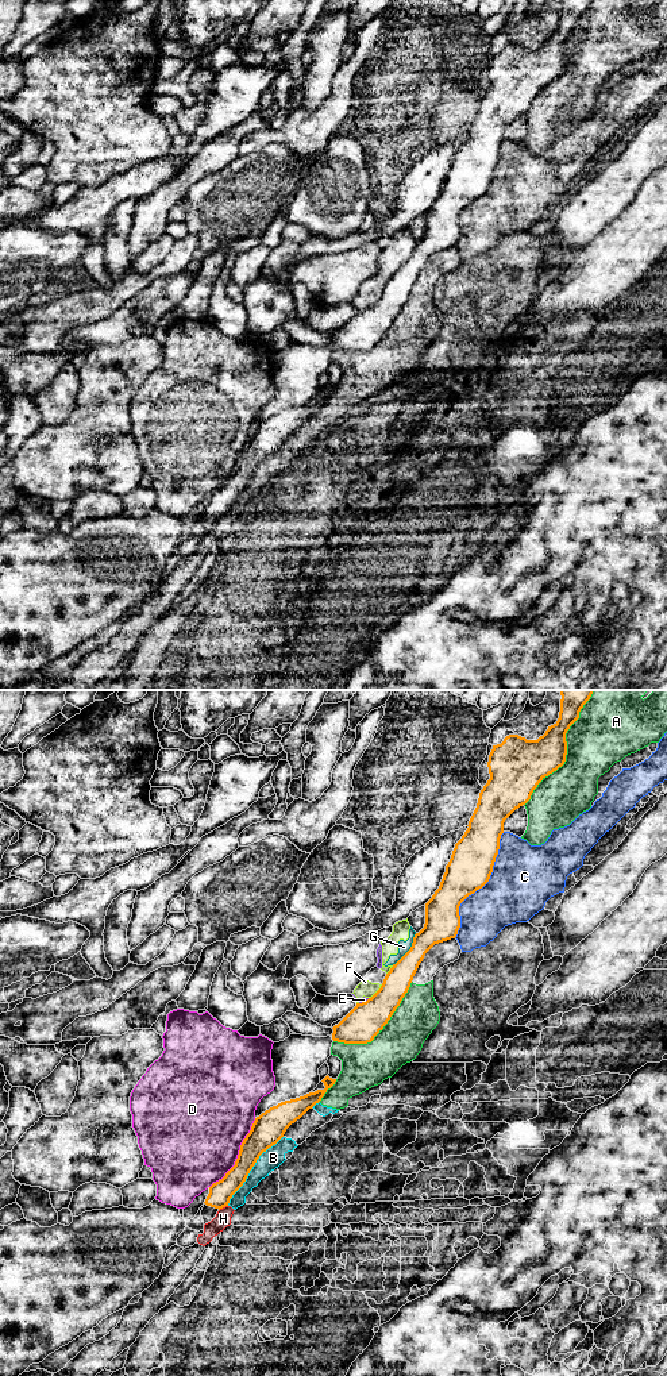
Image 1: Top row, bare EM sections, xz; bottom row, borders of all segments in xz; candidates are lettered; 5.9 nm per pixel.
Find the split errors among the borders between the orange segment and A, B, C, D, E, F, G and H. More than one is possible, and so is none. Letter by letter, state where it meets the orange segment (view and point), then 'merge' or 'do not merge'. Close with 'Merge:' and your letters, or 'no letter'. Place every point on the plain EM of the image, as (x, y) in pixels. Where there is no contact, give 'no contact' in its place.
A: meets orange in xz at (566, 60); do not merge
B: meets orange in xz at (251, 477); do not merge
C: meets orange in xz at (481, 196); do not merge
D: meets orange in xz at (238, 463); do not merge
E: meets orange in xz at (363, 311); do not merge
F: meets orange in xz at (377, 300); do not merge
G: meets orange in xz at (409, 258); do not merge
H: meets orange in xz at (223, 515); do not merge
Merge: no letter

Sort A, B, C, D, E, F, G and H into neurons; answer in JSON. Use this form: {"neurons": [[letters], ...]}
{"neurons": [["A", "B", "H"], ["C"], ["D"], ["E", "F", "G"]]}

